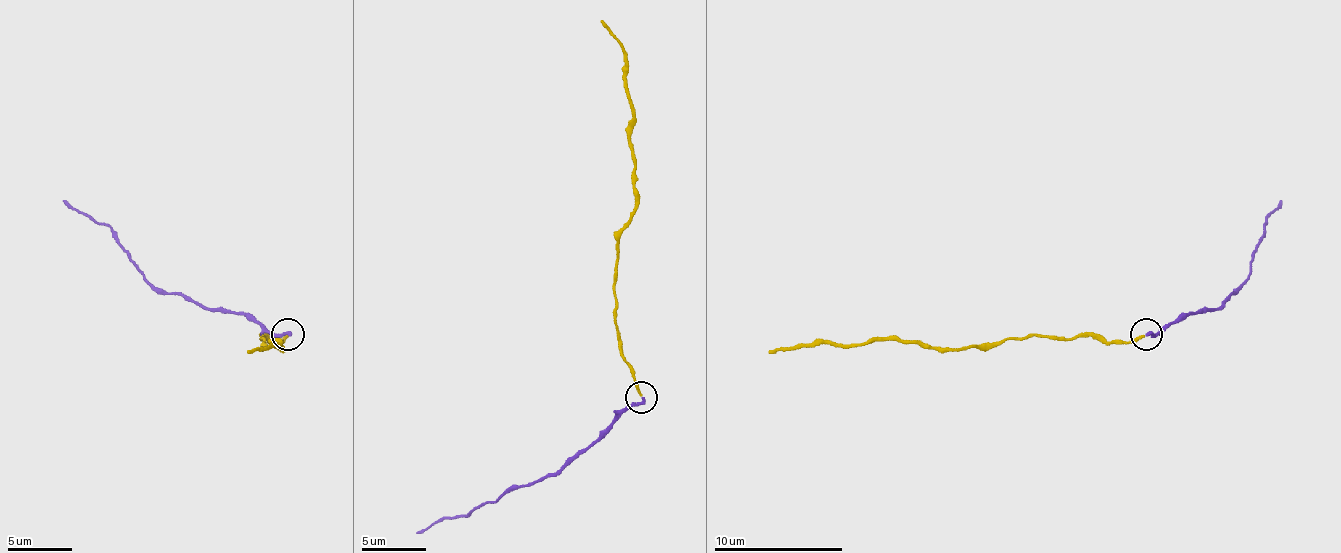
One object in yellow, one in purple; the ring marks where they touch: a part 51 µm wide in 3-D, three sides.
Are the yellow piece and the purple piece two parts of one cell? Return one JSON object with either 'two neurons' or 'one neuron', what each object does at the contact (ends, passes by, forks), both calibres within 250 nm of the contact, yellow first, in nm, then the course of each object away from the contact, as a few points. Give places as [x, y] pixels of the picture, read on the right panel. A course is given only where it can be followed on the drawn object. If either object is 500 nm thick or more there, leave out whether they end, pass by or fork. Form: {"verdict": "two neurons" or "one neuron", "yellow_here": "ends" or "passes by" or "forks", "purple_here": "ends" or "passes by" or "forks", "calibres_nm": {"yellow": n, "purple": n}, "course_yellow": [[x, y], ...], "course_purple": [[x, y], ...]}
{"verdict": "one neuron", "yellow_here": "ends", "purple_here": "ends", "calibres_nm": {"yellow": 200, "purple": 240}, "course_yellow": [[1145, 336], [1106, 343], [1093, 336], [1045, 336], [955, 349], [923, 349], [894, 339], [800, 343], [768, 352]], "course_purple": [[1145, 333], [1161, 333], [1190, 314], [1219, 307], [1235, 291], [1264, 233], [1264, 223], [1280, 201]]}

